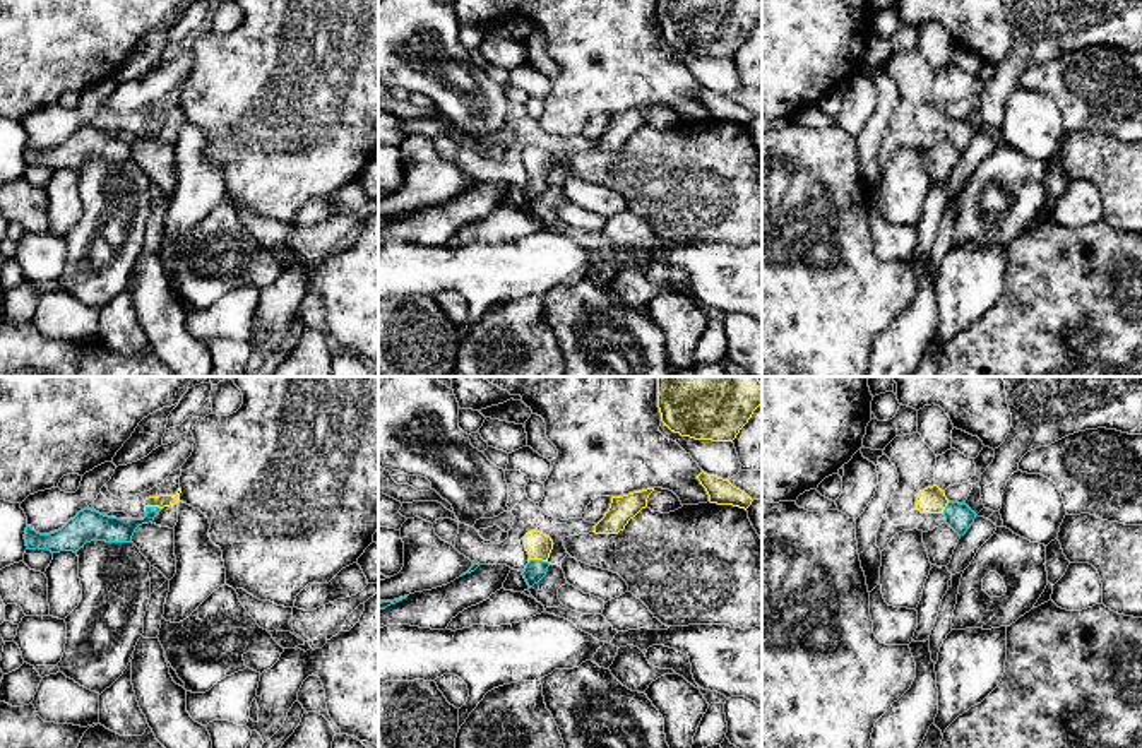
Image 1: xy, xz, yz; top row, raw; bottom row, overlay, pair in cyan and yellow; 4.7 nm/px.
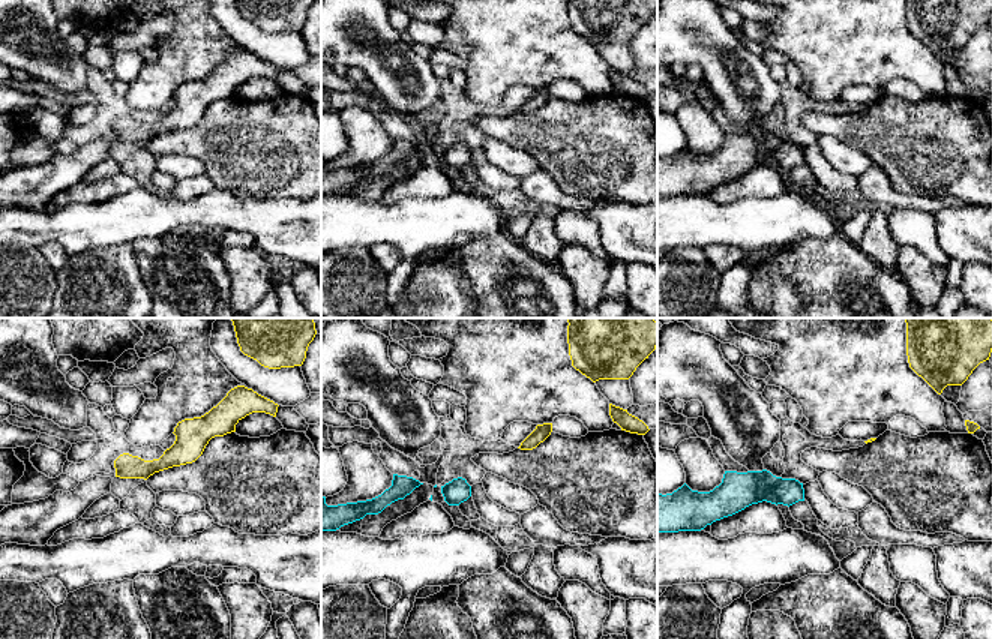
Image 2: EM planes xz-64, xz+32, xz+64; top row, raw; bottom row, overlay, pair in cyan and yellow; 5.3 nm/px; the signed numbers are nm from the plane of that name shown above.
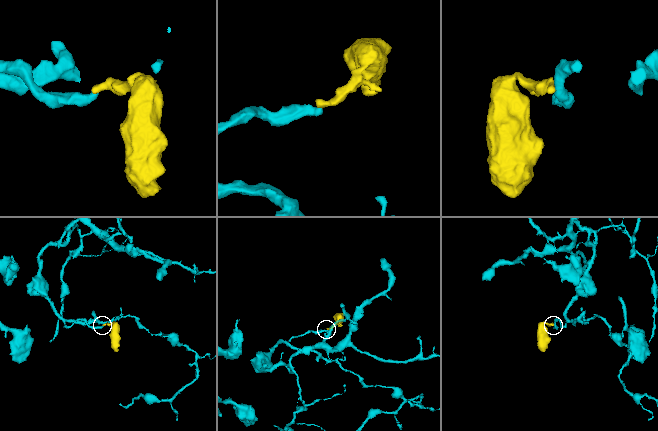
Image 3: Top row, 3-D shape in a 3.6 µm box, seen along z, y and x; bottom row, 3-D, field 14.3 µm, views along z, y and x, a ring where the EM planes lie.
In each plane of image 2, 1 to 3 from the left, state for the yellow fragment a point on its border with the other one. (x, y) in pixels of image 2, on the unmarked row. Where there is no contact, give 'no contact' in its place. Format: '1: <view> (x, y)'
1: no contact
2: no contact
3: no contact

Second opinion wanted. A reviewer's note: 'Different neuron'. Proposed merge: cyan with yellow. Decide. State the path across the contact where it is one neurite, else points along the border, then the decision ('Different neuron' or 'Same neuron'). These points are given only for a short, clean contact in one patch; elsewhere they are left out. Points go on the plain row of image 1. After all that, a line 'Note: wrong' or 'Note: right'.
Path across: xz (535, 187), (538, 177), (538, 161). Same neuron
Note: wrong

